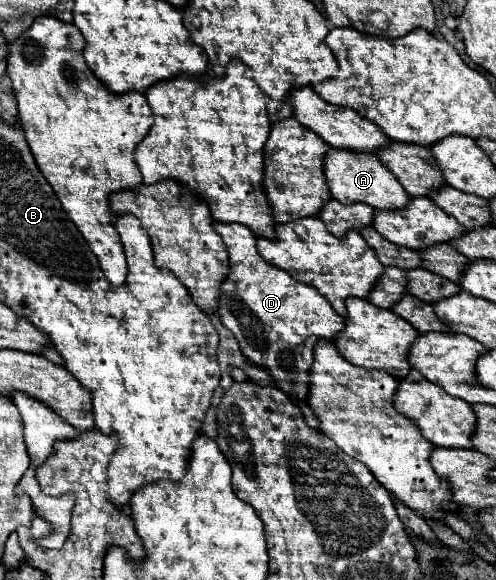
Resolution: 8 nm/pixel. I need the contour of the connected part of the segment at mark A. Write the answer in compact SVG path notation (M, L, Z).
M331 147L325 157L325 175L327 175L327 185L331 189L331 195L343 205L365 203L379 211L395 211L407 207L411 199L407 191L401 187L401 183L395 179L395 175L387 171L387 167L377 159L377 155L347 153Z

